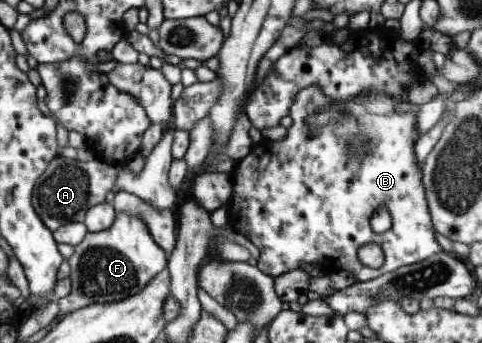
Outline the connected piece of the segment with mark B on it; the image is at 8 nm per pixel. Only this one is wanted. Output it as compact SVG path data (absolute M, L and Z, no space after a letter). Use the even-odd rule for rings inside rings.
M312 85L312 87L306 87L306 89L300 89L295 95L294 103L290 106L289 116L293 119L292 125L287 128L287 133L282 140L269 140L263 138L257 144L253 144L251 152L236 162L236 166L232 171L232 197L228 200L226 211L228 211L228 225L234 233L243 235L252 243L256 245L260 250L260 257L257 260L256 266L258 266L266 275L278 277L283 273L288 273L294 269L300 269L300 265L304 263L313 263L322 273L326 276L332 275L332 273L338 273L338 271L350 271L353 277L358 282L370 281L376 279L380 275L390 273L399 267L405 265L414 265L419 261L424 261L428 257L432 257L437 253L442 253L444 250L438 244L436 238L434 238L435 229L431 221L430 211L428 211L428 200L425 196L425 189L422 183L422 168L417 162L415 153L415 143L419 138L419 133L416 129L416 116L420 106L412 104L411 102L399 102L392 96L386 94L375 94L372 90L361 91L358 95L353 97L354 100L349 102L341 102L340 100L333 100L327 95L322 93L318 85ZM329 105L337 105L339 109L343 109L343 116L337 118L332 116L324 125L317 125L315 131L309 128L307 119L317 113L321 113L325 107ZM377 207L385 207L388 209L388 214L392 216L391 227L384 233L375 232L370 224L370 218L374 214L374 209ZM365 243L377 243L382 247L385 252L384 264L380 268L370 268L360 262L357 256L358 248Z

